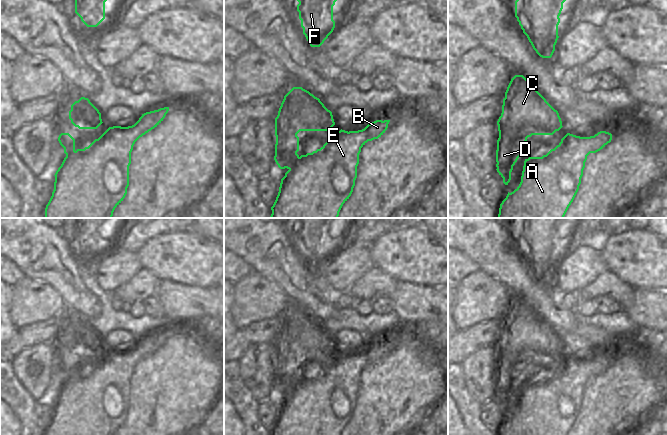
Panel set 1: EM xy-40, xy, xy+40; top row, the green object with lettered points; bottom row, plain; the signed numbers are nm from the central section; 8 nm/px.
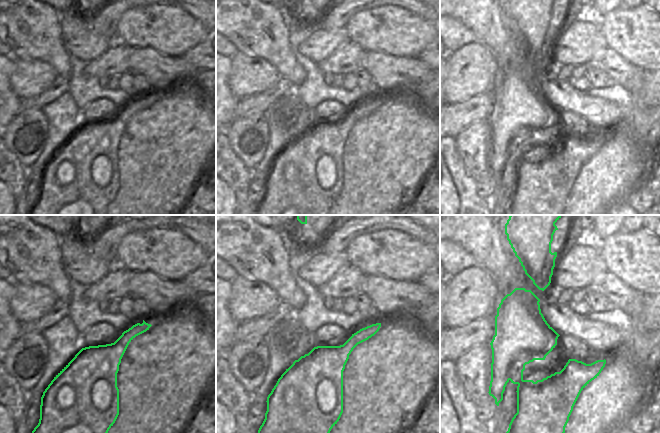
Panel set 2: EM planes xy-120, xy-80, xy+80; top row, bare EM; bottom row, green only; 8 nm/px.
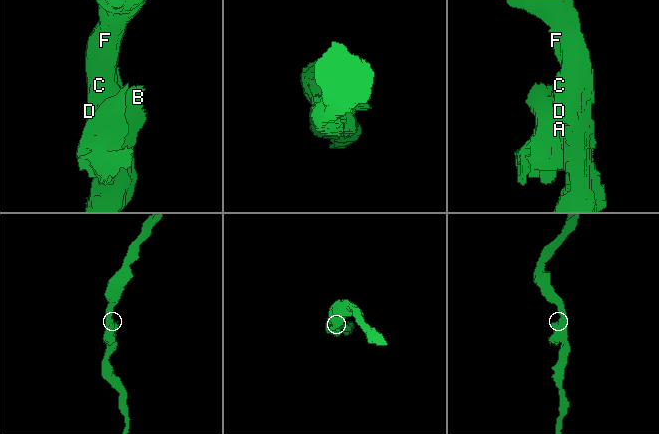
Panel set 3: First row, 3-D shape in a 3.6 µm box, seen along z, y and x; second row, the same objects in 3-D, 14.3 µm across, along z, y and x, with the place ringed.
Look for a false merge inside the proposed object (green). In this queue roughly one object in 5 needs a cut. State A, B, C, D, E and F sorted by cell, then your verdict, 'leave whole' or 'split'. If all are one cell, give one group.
A B C D E F | leave whole

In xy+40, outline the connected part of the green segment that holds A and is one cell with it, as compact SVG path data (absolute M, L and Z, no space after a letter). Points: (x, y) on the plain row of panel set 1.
M606 355L590 361L567 357L546 379L525 383L521 406L513 416L508 416L499 435L567 435L579 414L587 380L600 375L611 364L612 358Z

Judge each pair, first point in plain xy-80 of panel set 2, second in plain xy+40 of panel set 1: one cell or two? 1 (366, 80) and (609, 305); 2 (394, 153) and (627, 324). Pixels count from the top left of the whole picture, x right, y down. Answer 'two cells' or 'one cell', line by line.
1: one cell
2: two cells

